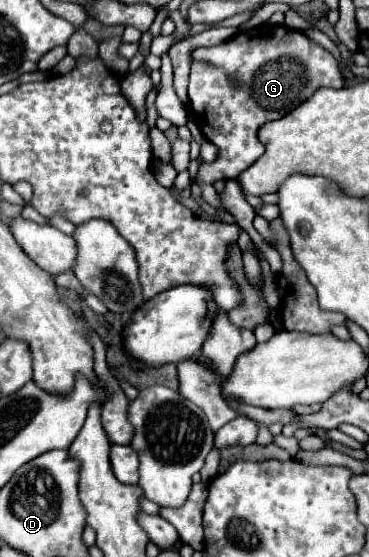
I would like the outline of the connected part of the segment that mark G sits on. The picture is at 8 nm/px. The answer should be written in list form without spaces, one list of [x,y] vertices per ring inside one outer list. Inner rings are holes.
[[[267,23],[249,31],[239,31],[221,45],[195,49],[189,101],[193,113],[197,113],[195,121],[199,129],[207,141],[219,149],[219,157],[213,163],[203,163],[197,177],[205,183],[237,179],[265,153],[263,143],[257,137],[263,123],[291,113],[319,87],[343,85],[337,59],[327,49],[307,39],[301,31],[283,25],[273,27]],[[235,81],[241,85],[237,87]]]

